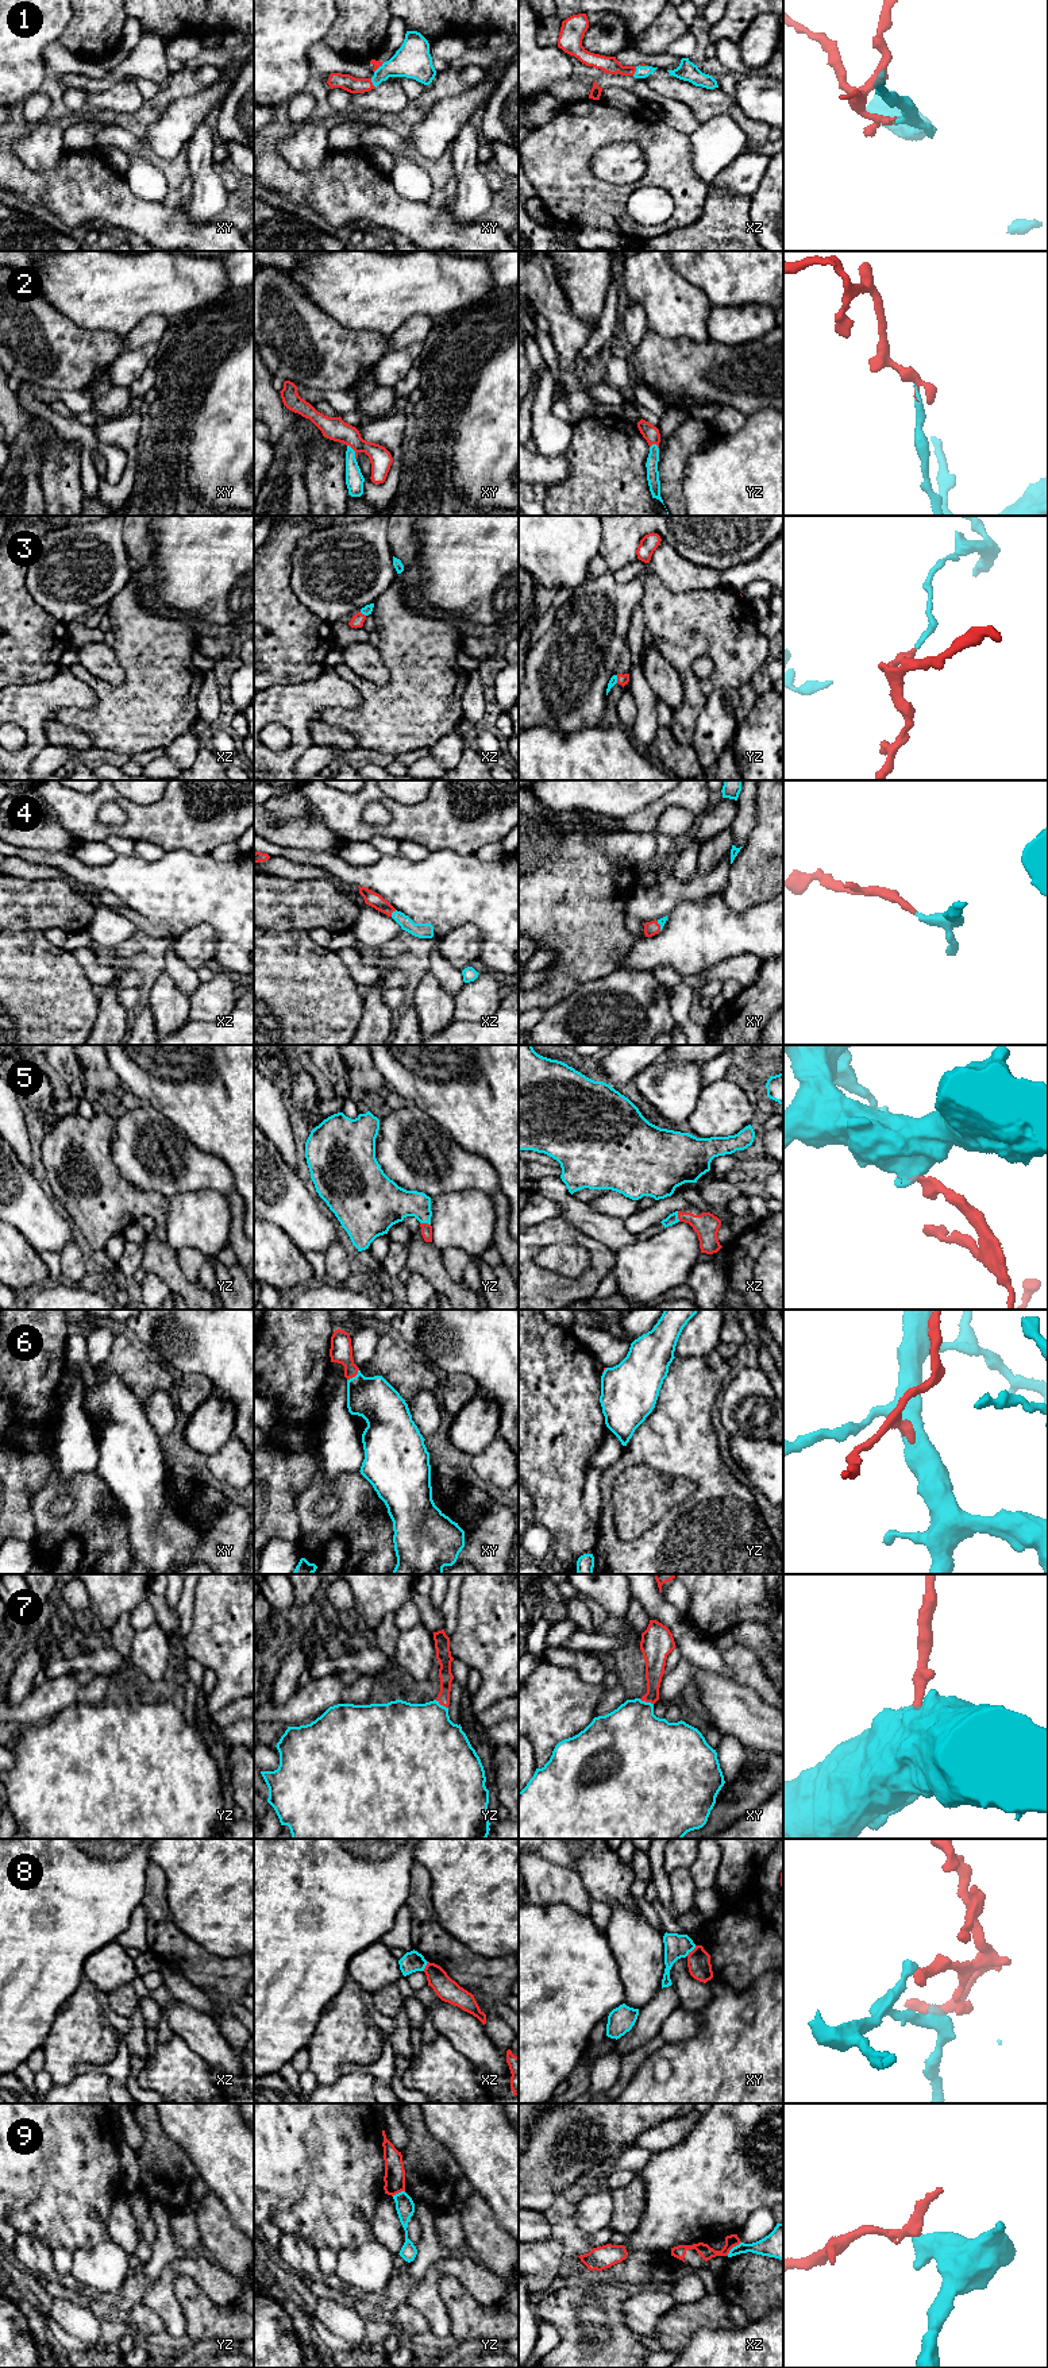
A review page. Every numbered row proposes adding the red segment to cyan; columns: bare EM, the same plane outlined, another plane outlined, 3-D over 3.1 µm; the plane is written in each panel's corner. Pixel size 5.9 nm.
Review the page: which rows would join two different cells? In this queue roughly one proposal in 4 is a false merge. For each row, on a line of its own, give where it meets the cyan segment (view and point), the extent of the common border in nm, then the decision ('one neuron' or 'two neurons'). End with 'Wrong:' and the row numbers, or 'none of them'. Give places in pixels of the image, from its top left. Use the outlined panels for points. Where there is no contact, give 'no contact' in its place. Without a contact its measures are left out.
1: contact xz (636, 70); length 60 nm; one neuron
2: contact xy (354, 452); length 110 nm; one neuron
3: contact xz (362, 613); length 50 nm; one neuron
4: contact xz (392, 913); length 50 nm; one neuron
5: contact yz (426, 1222); length 70 nm; one neuron
6: contact xy (355, 1376); length 100 nm; one neuron
7: contact yz (442, 1705); length 90 nm; one neuron
8: contact xy (690, 1951); length 90 nm; two neurons
9: contact xz (732, 2248); length 120 nm; two neurons
Wrong: 8, 9

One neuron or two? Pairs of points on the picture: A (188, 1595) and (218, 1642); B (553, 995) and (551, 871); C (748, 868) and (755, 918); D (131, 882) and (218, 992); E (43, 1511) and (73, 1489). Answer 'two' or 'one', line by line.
A: two
B: one
C: two
D: two
E: one

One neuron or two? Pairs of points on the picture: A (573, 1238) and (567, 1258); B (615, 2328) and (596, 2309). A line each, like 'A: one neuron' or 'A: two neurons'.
A: two neurons
B: two neurons

